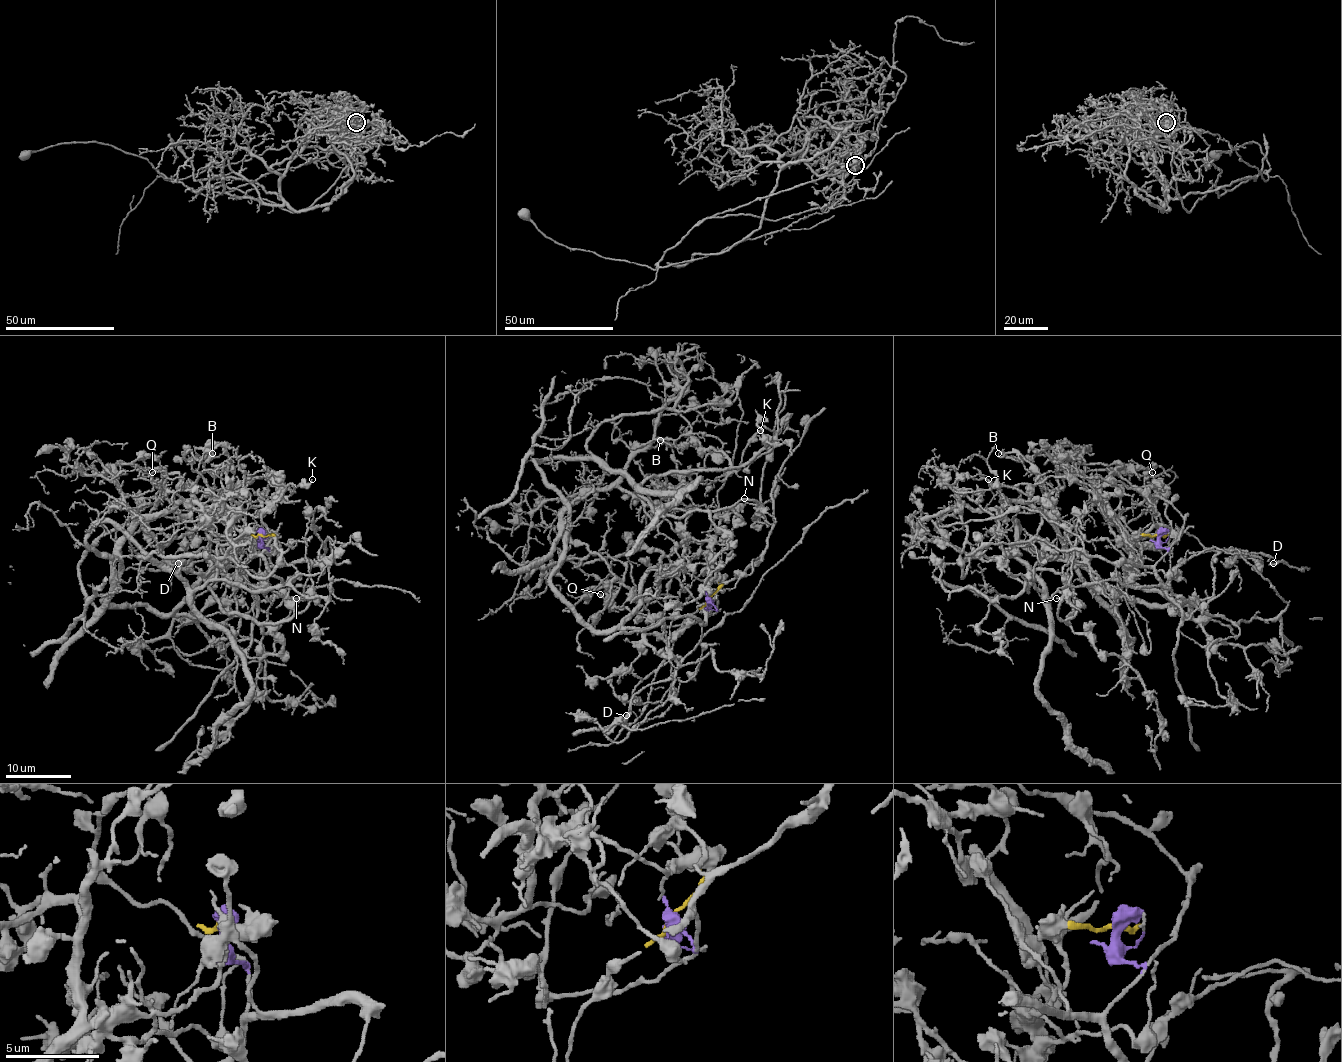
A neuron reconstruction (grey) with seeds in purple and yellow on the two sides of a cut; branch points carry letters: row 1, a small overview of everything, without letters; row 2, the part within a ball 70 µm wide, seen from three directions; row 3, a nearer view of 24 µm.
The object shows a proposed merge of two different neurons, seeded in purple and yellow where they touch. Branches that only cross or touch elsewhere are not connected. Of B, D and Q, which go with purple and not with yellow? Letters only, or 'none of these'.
D

